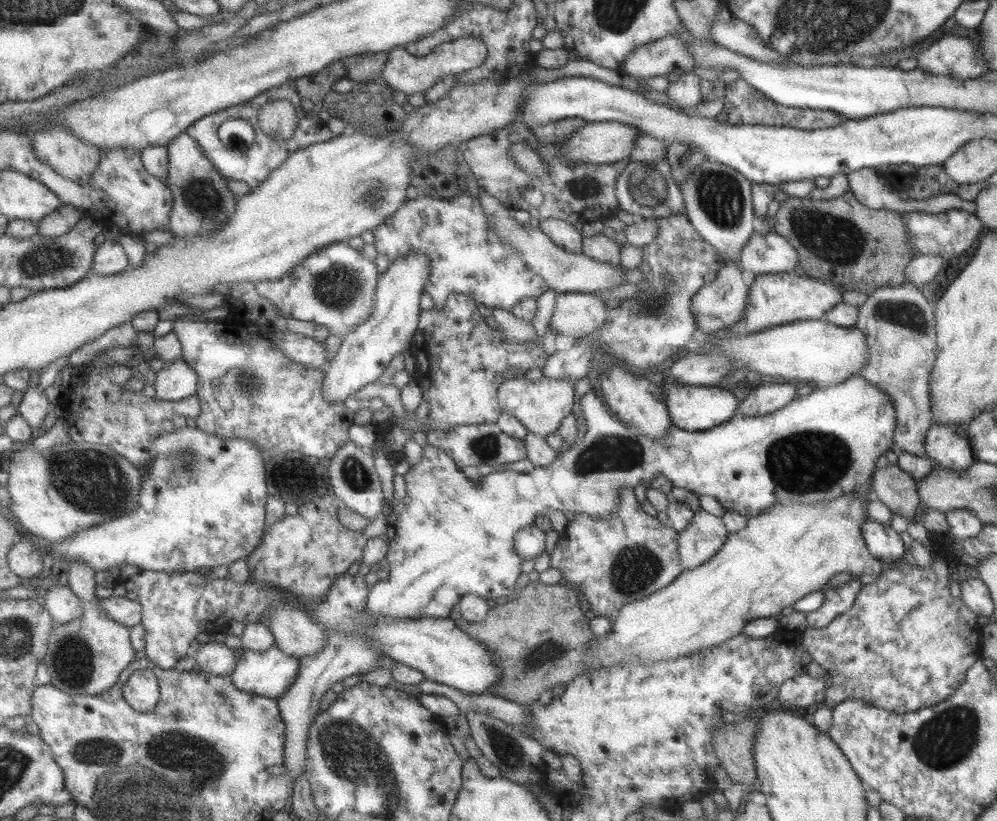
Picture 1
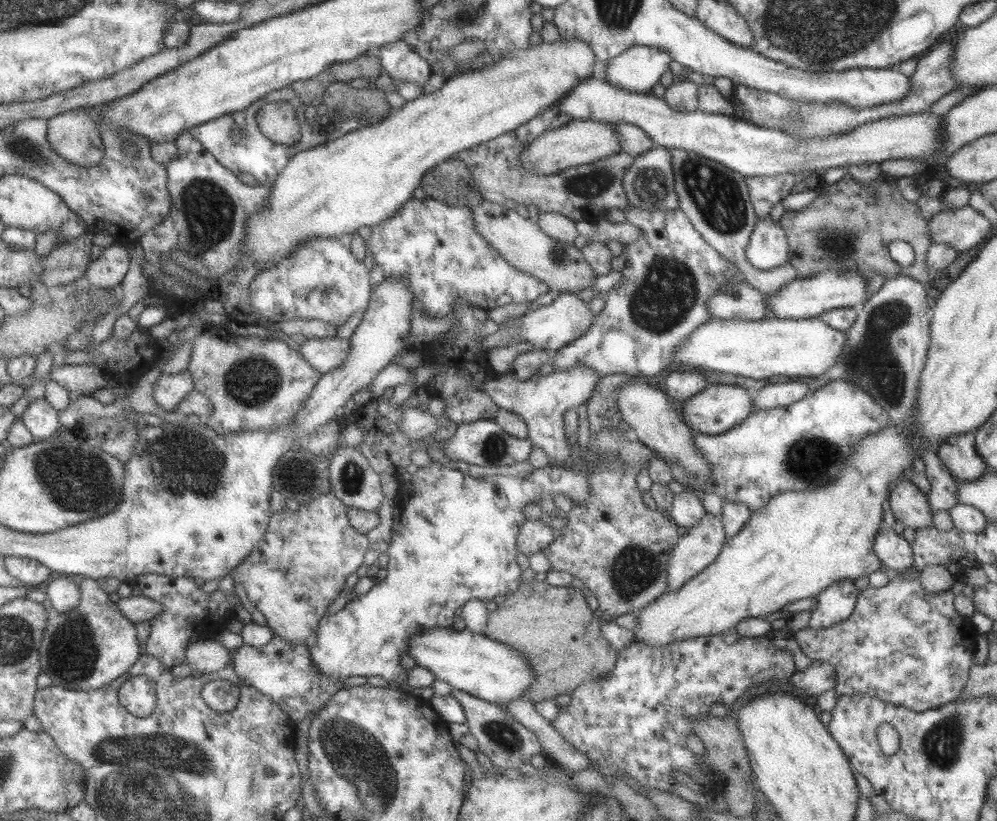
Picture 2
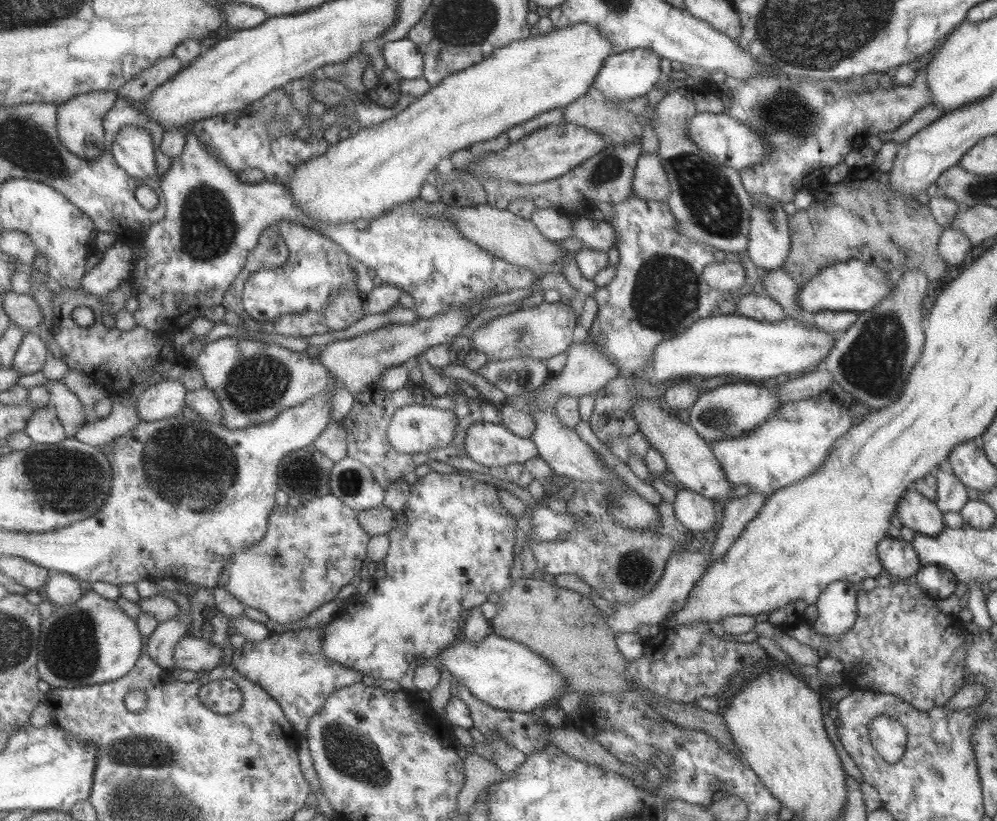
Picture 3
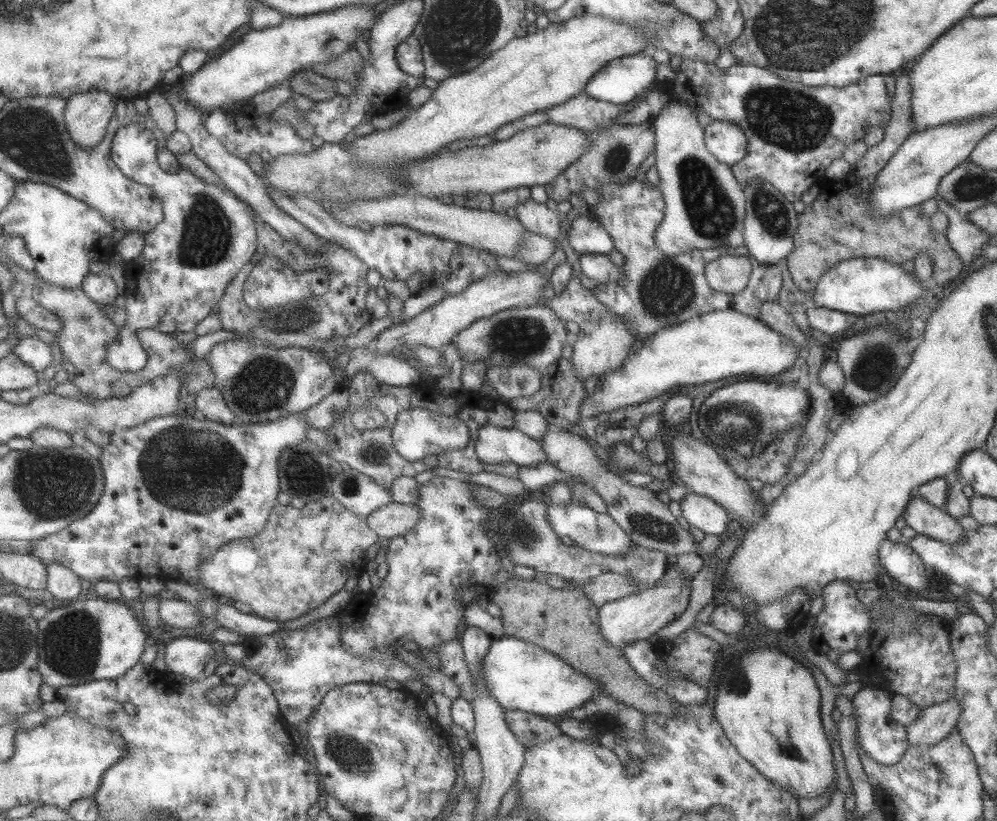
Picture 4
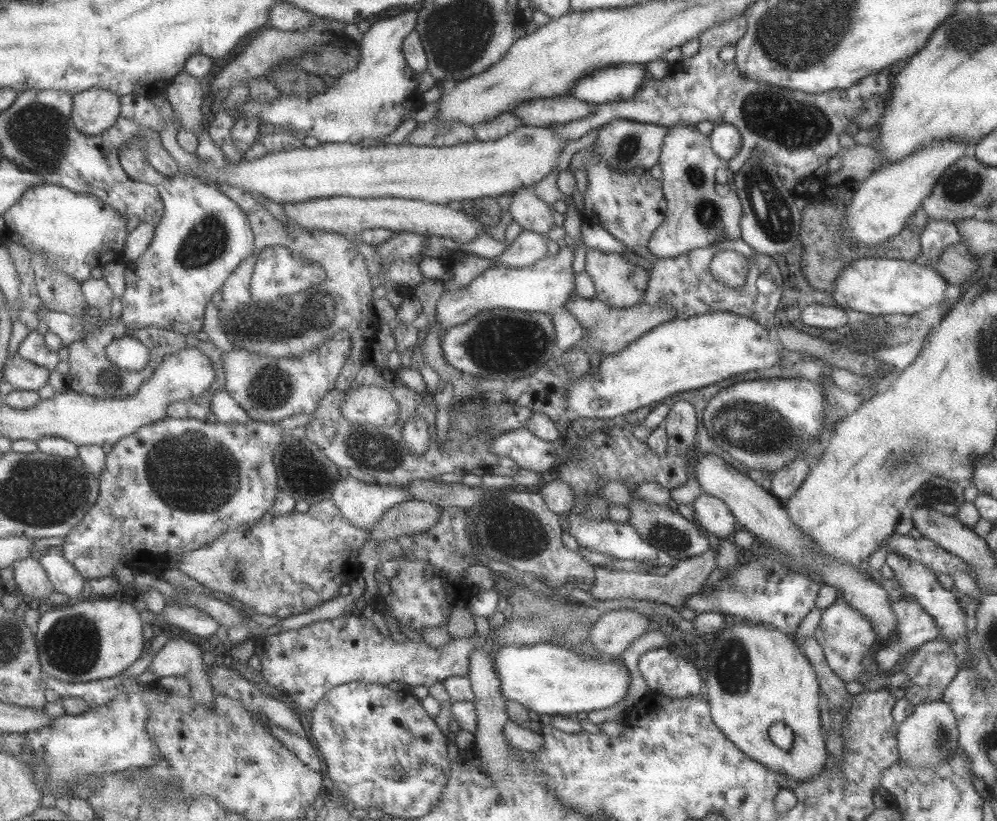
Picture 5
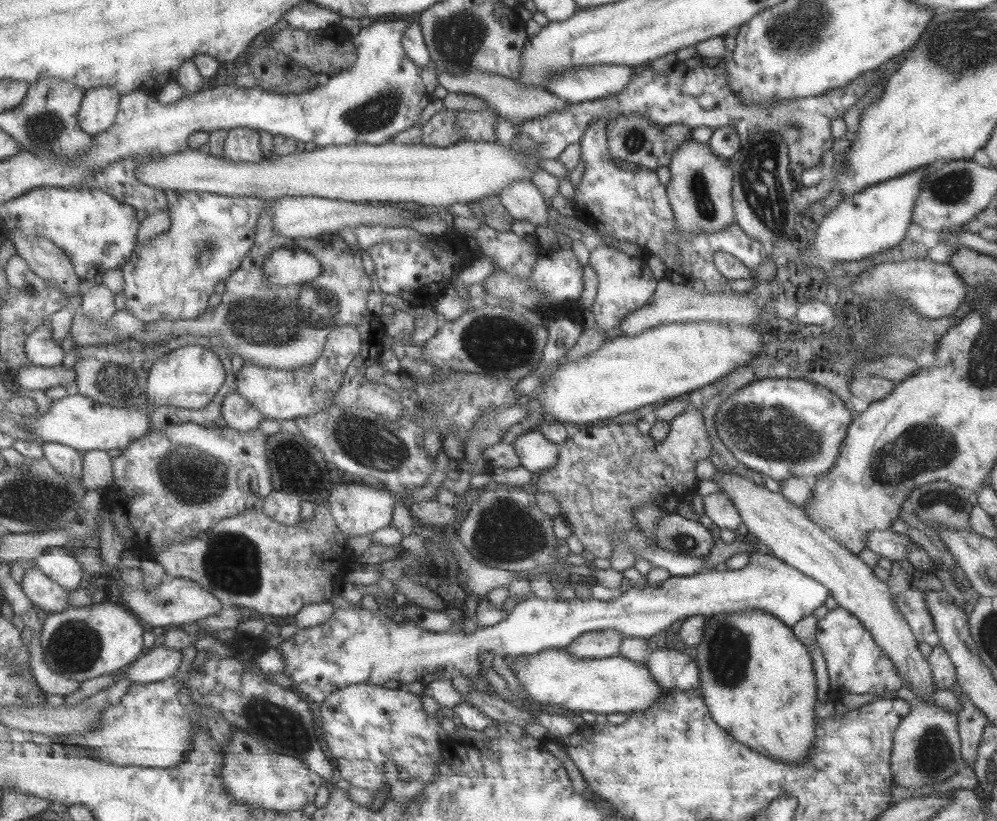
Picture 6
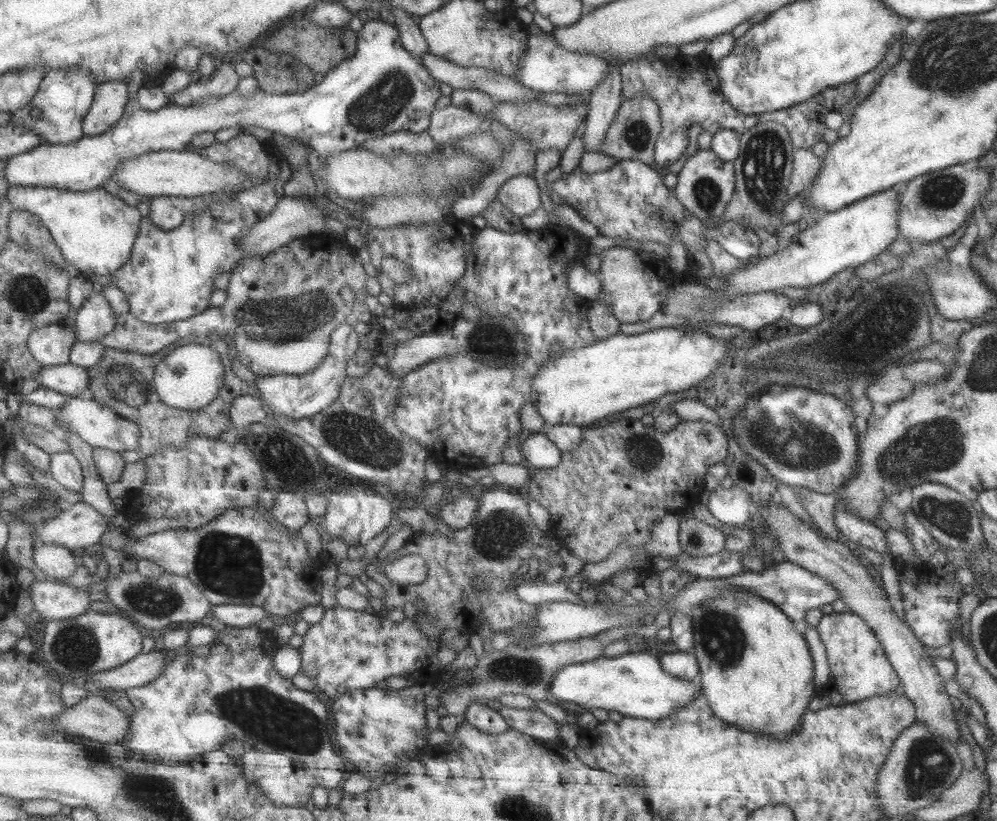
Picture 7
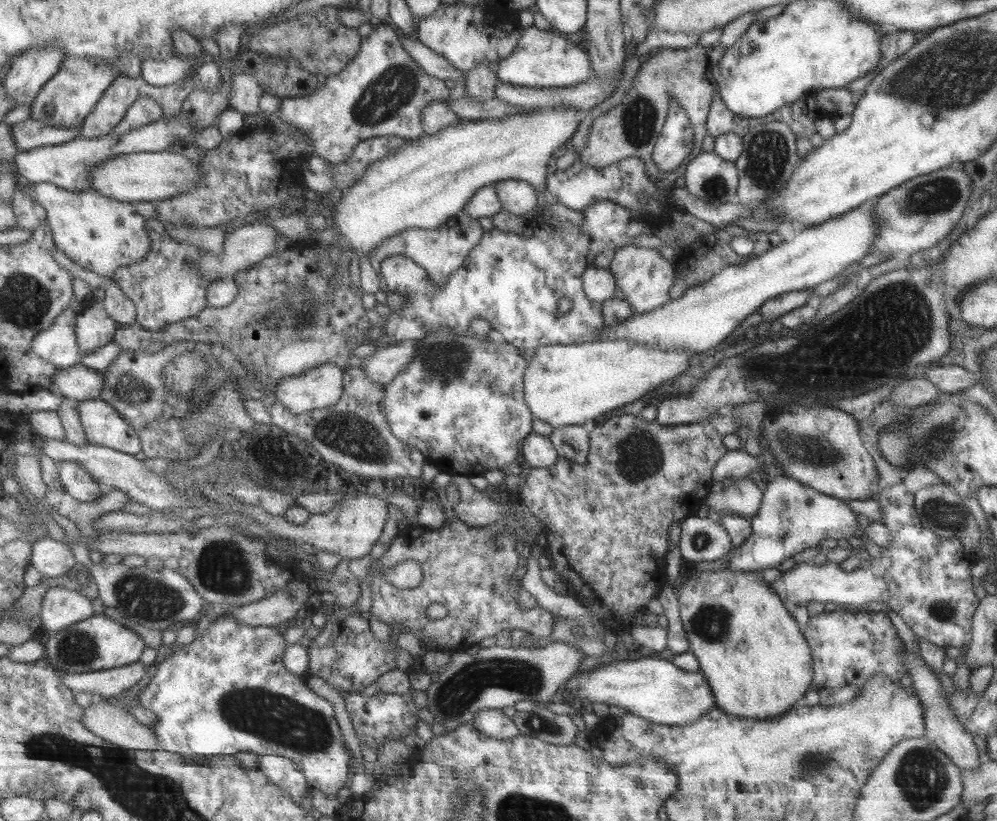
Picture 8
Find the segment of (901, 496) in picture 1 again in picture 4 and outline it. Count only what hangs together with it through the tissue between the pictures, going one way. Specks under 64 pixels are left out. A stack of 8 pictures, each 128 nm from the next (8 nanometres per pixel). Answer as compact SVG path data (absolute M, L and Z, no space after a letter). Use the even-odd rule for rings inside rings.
M913 495L909 499L902 516L907 527L929 538L951 544L964 539L964 529L957 525L957 520L919 496Z

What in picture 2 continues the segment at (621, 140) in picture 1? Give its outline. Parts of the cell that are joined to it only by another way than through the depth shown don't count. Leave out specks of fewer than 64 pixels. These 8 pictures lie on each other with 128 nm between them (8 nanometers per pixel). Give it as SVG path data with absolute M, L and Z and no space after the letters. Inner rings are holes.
M591 119L572 120L561 128L543 134L535 142L527 143L526 151L522 152L520 159L528 171L540 175L554 175L574 166L589 165L619 150L621 148L619 148L618 134L612 123Z

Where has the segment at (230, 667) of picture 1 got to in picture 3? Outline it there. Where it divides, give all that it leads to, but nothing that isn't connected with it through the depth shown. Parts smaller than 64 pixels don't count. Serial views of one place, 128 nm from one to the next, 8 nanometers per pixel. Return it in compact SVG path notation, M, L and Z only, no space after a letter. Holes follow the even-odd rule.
M195 633L184 638L175 651L177 668L192 670L199 675L223 664L223 656L225 650L221 645L204 640Z

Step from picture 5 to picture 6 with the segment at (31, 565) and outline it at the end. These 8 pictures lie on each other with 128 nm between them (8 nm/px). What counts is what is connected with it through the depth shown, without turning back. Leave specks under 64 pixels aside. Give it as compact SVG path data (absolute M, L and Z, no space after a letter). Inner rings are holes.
M35 563L33 567L25 569L21 583L27 596L47 614L63 612L71 607L67 603L67 595L70 591L49 578Z

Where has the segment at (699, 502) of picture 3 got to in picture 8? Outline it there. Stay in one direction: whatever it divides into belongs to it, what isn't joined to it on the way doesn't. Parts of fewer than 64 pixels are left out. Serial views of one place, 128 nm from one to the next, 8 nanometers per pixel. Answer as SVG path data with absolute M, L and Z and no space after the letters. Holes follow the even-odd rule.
M746 477L733 480L733 483L718 493L707 493L704 504L716 513L728 512L751 519L757 512L762 499L762 491Z

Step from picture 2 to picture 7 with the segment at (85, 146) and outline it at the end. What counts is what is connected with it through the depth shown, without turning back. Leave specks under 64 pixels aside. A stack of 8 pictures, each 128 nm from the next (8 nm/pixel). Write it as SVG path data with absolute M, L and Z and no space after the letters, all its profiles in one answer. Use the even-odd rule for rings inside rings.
M105 82L97 85L95 100L84 120L86 135L97 136L113 128L123 116L129 102L127 82Z

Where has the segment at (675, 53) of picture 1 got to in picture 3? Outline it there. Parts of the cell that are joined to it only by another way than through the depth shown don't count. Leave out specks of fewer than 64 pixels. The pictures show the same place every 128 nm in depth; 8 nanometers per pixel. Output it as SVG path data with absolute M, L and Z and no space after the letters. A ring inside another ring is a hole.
M631 49L607 57L598 70L598 76L594 77L591 88L603 98L627 100L645 96L660 78L660 56L649 49Z

